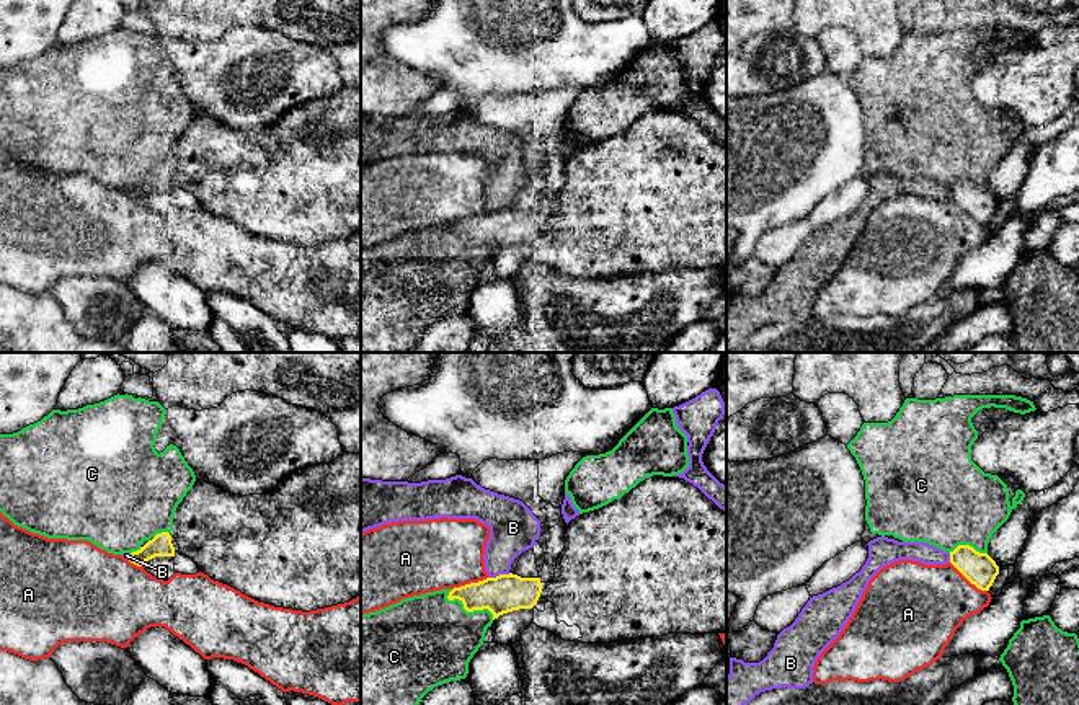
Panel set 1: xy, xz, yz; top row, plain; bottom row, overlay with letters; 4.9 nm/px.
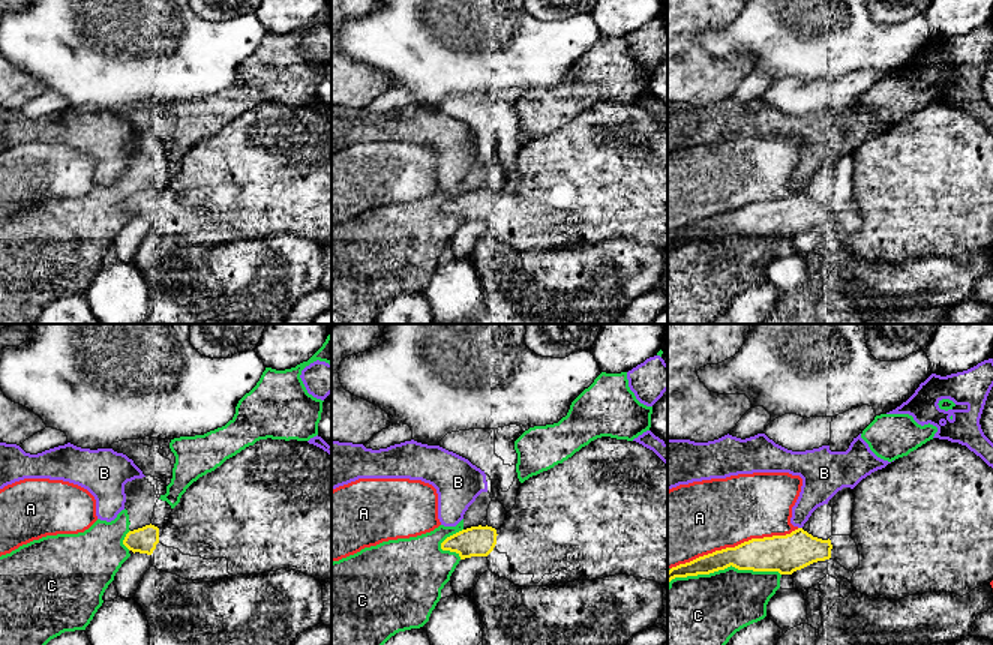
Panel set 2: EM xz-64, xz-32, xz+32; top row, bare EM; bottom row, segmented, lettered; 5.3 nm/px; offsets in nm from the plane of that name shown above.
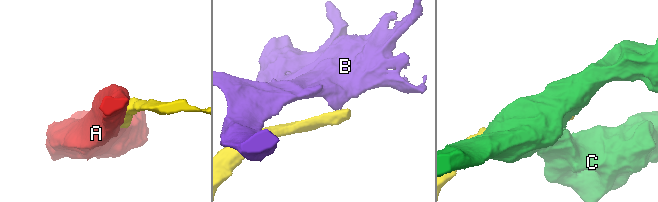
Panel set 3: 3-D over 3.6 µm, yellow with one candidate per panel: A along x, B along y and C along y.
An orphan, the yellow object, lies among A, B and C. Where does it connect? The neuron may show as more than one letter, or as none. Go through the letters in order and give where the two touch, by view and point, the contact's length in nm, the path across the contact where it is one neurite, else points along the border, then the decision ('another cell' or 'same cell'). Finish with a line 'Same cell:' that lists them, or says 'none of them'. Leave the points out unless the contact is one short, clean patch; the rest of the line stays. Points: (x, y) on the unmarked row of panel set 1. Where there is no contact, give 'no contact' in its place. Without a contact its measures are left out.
A: xz (470, 217) | 200 nm | another cell
B: xz (500, 209) | 110 nm | along xz (510, 208), (490, 212) | another cell
C: xz (469, 245) | 260 nm | another cell
Same cell: none of them

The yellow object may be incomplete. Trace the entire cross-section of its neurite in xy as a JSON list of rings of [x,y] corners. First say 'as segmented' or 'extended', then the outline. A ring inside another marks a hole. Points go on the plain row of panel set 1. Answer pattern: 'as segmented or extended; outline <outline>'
as segmented; outline [[[168,166],[157,168],[137,186],[132,186],[129,196],[144,201],[145,196],[155,191],[175,191],[175,181]]]

